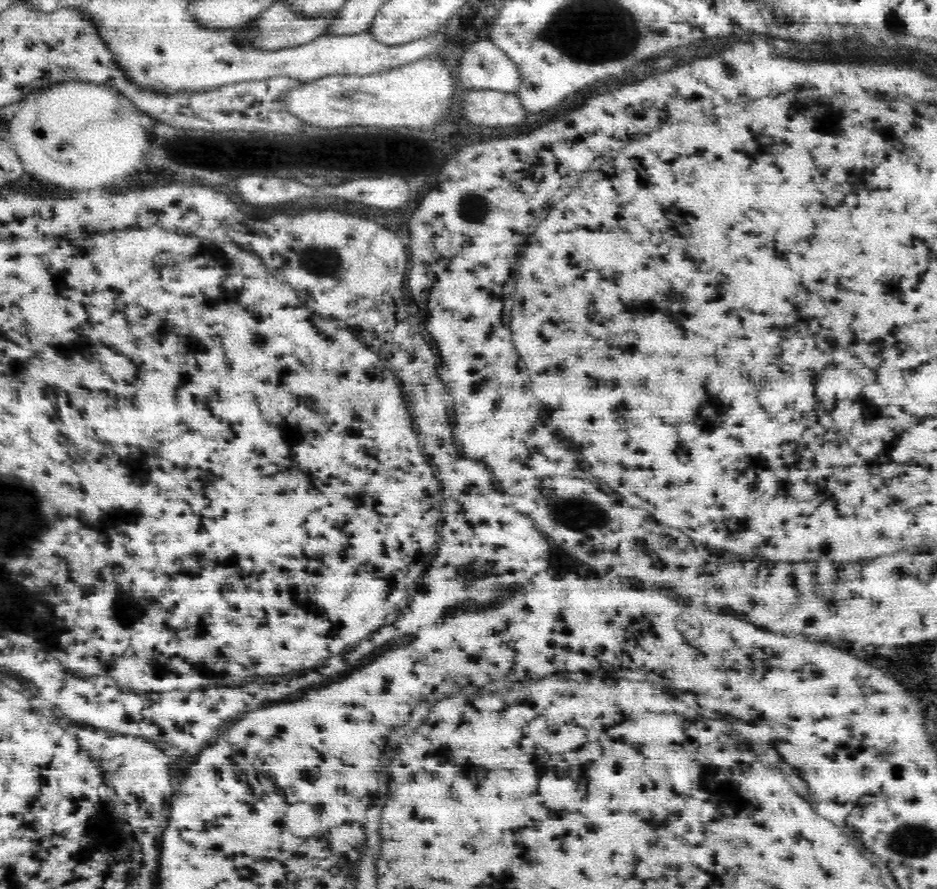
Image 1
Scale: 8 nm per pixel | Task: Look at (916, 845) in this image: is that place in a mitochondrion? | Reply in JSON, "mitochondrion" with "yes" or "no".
{"mitochondrion":"yes"}

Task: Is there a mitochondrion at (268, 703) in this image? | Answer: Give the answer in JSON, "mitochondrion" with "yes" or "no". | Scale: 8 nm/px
{"mitochondrion":"no"}

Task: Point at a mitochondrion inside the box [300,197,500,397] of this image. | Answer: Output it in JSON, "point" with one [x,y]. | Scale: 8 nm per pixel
{"point":[333,263]}

